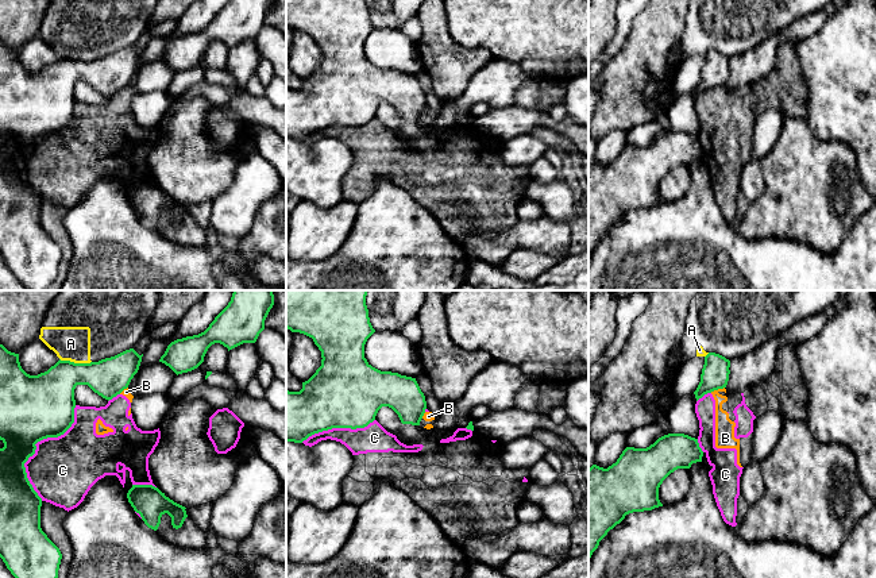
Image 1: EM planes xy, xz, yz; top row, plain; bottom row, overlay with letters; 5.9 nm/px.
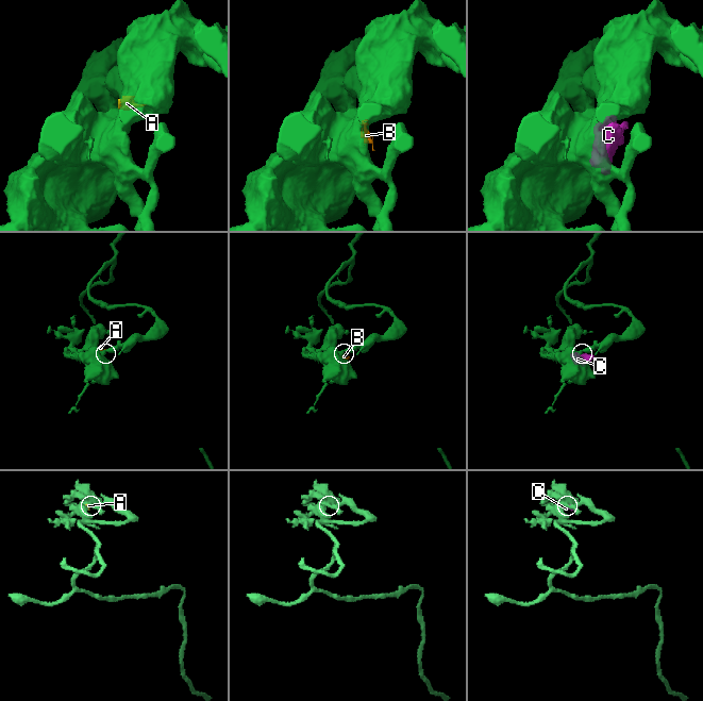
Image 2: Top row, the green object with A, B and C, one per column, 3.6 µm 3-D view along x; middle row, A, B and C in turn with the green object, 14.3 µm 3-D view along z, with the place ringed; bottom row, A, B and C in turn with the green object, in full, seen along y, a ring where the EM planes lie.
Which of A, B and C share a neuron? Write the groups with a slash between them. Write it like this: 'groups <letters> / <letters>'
groups A / B C

